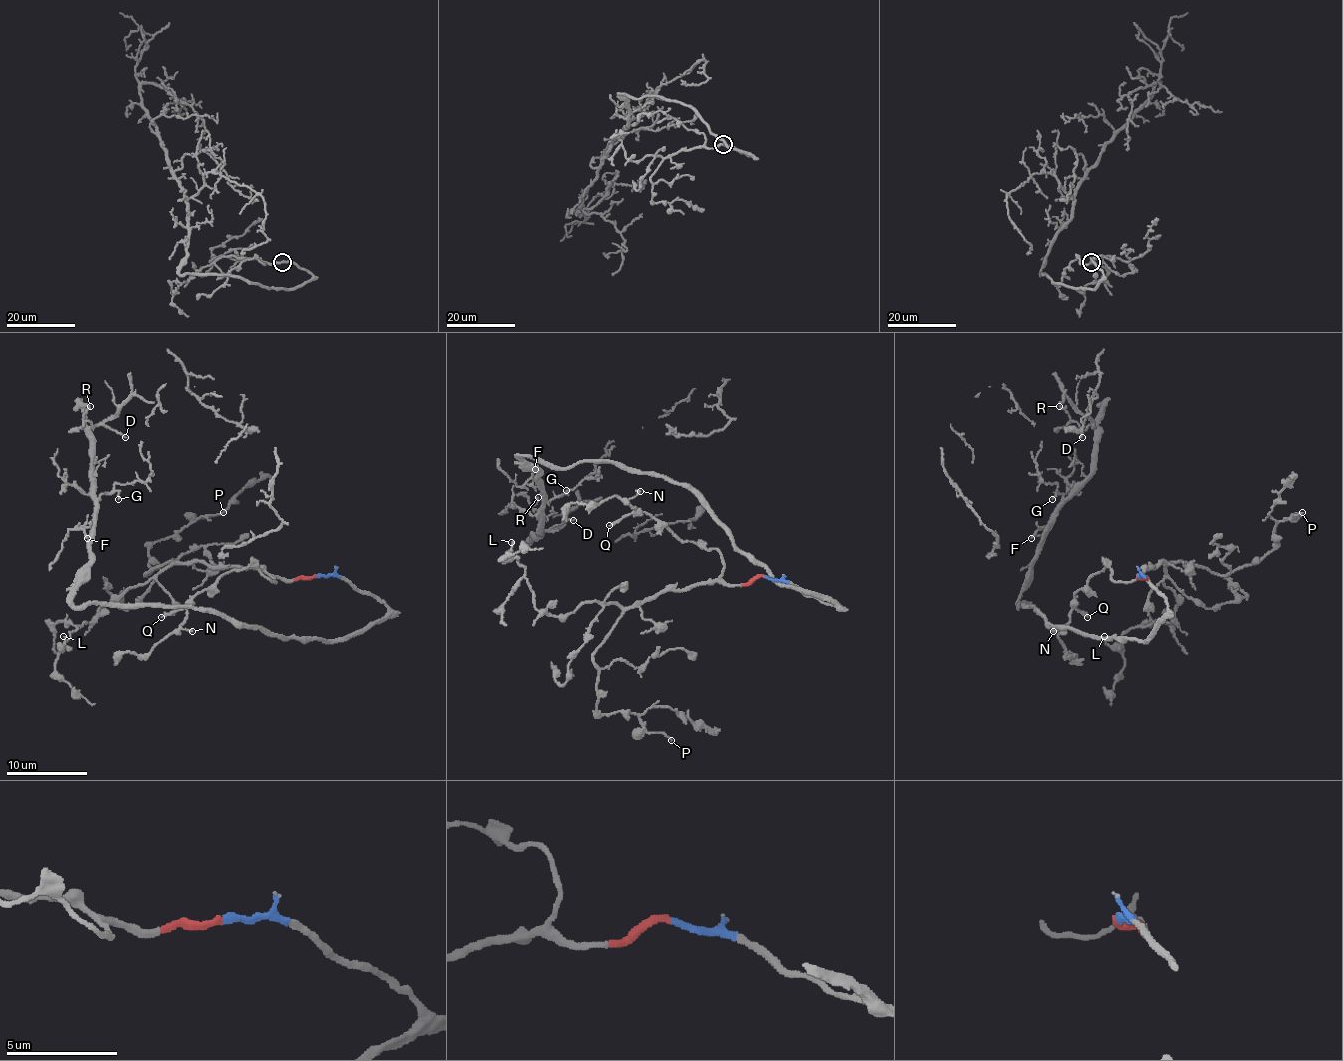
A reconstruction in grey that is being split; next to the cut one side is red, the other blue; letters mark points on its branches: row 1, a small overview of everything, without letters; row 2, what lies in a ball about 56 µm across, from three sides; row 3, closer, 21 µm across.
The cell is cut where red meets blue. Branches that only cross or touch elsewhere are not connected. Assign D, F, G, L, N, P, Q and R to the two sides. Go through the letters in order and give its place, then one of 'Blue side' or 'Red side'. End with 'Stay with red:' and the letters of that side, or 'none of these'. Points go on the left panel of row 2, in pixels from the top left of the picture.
D: Place: (125, 437). Blue side
F: Place: (87, 538). Blue side
G: Place: (118, 499). Blue side
L: Place: (63, 636). Red side
N: Place: (192, 631). Red side
P: Place: (223, 512). Red side
Q: Place: (161, 617). Red side
R: Place: (90, 406). Blue side
Stay with red: L, N, P, Q

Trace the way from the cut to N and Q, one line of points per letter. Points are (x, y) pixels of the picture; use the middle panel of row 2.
N: (765, 576), (755, 576), (744, 584), (728, 584), (722, 578), (720, 553), (681, 541), (629, 503), (641, 490)
Q: (765, 576), (728, 584), (722, 578), (720, 553), (681, 541), (645, 513), (608, 525)

